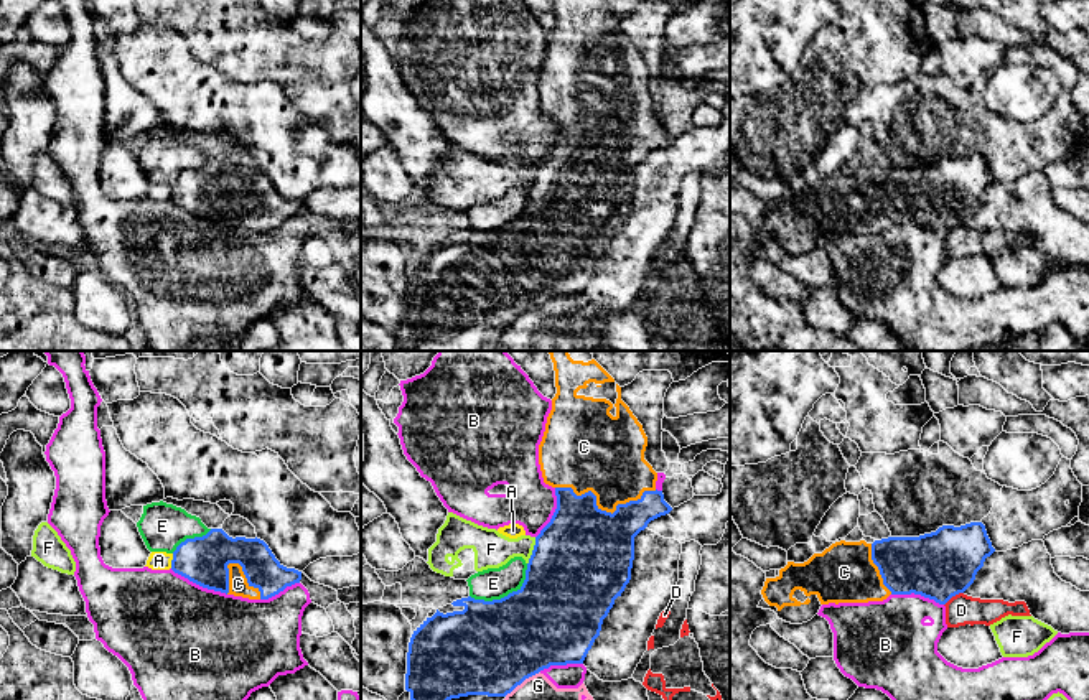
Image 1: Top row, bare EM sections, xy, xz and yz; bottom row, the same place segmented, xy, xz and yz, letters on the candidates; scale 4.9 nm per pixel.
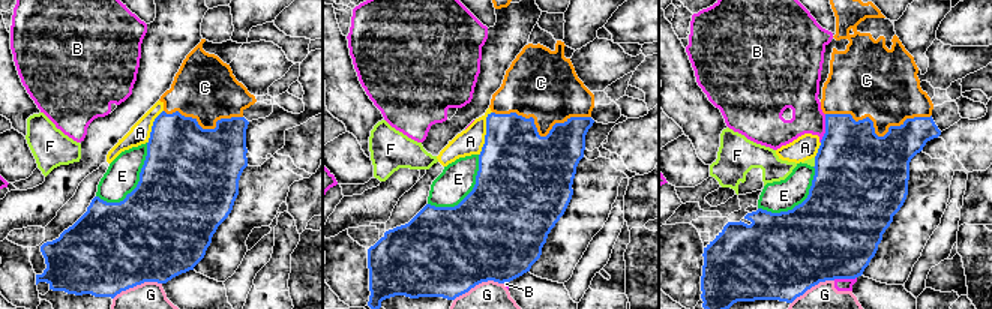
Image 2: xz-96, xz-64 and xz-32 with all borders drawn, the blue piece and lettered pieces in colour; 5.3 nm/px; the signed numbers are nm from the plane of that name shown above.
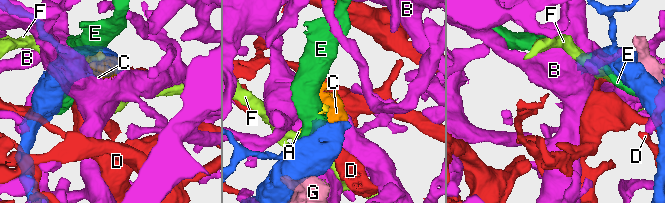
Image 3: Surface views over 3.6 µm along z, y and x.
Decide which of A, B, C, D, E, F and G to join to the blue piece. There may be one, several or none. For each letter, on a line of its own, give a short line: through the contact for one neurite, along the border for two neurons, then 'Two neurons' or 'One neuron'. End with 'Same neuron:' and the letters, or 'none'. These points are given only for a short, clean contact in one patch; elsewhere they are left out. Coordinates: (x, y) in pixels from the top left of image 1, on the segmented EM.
A: Line: xy (173, 554), (170, 567). Two neurons
B: Two neurons
C: One neuron
D: Two neurons
E: Two neurons
F: Two neurons
G: Two neurons
Same neuron: C

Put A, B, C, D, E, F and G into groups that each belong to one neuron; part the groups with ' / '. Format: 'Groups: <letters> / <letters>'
Groups: A F / B G / C / D / E

